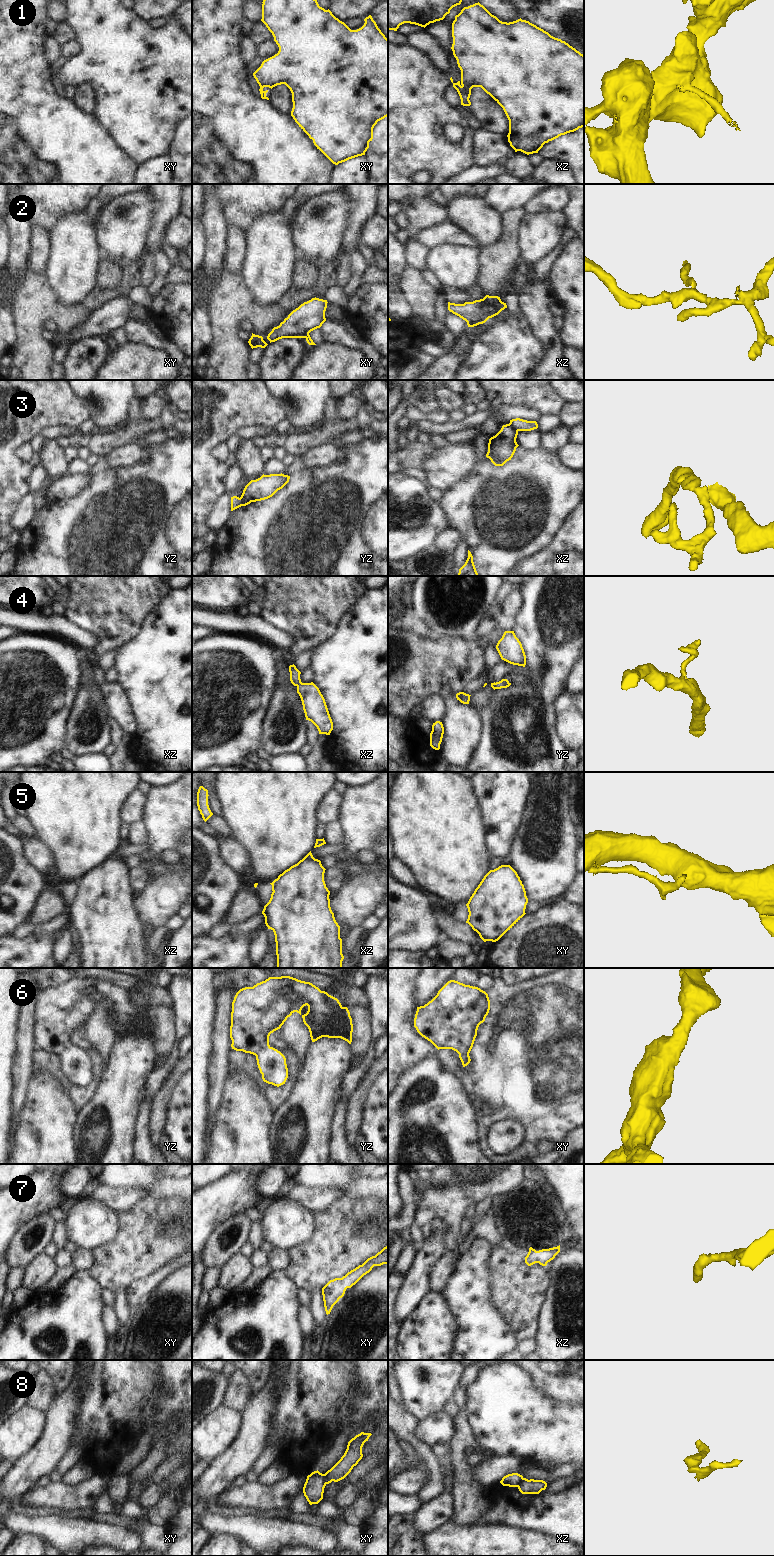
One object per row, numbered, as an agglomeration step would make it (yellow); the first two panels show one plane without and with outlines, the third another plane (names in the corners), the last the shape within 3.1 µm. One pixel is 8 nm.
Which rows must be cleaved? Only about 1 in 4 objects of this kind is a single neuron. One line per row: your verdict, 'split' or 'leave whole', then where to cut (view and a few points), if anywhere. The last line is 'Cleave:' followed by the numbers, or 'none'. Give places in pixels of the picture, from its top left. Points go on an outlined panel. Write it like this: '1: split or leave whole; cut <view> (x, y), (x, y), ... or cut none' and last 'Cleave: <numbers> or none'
1: split; cut xz (461, 86), (470, 94)
2: split; cut xz (503, 303), (504, 308)
3: split; cut xz (509, 423), (517, 431)
4: leave whole; cut none
5: split; cut xz (272, 882), (273, 890)
6: leave whole; cut none
7: leave whole; cut none
8: split; cut xy (323, 1474), (326, 1483)
Cleave: 1, 2, 3, 5, 8

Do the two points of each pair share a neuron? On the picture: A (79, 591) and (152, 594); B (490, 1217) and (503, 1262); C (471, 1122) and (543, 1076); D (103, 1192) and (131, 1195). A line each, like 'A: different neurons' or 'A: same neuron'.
A: same neuron
B: different neurons
C: different neurons
D: same neuron

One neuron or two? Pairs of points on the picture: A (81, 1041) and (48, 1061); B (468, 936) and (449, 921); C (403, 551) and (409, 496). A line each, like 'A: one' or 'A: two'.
A: one
B: one
C: one

